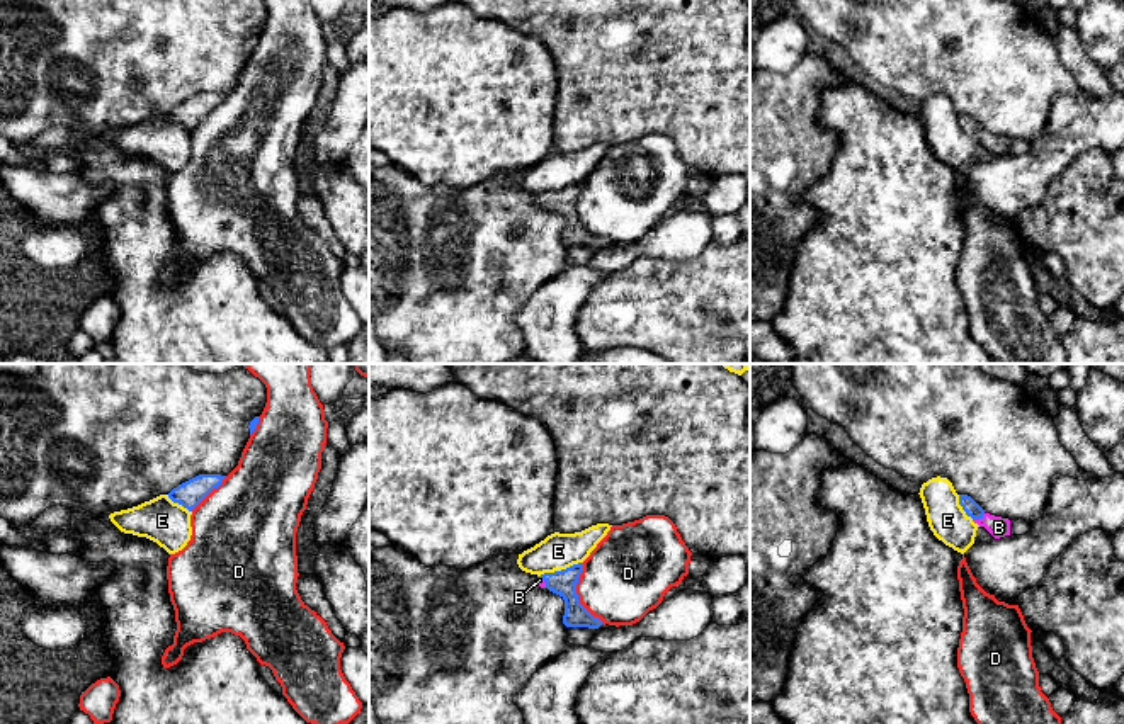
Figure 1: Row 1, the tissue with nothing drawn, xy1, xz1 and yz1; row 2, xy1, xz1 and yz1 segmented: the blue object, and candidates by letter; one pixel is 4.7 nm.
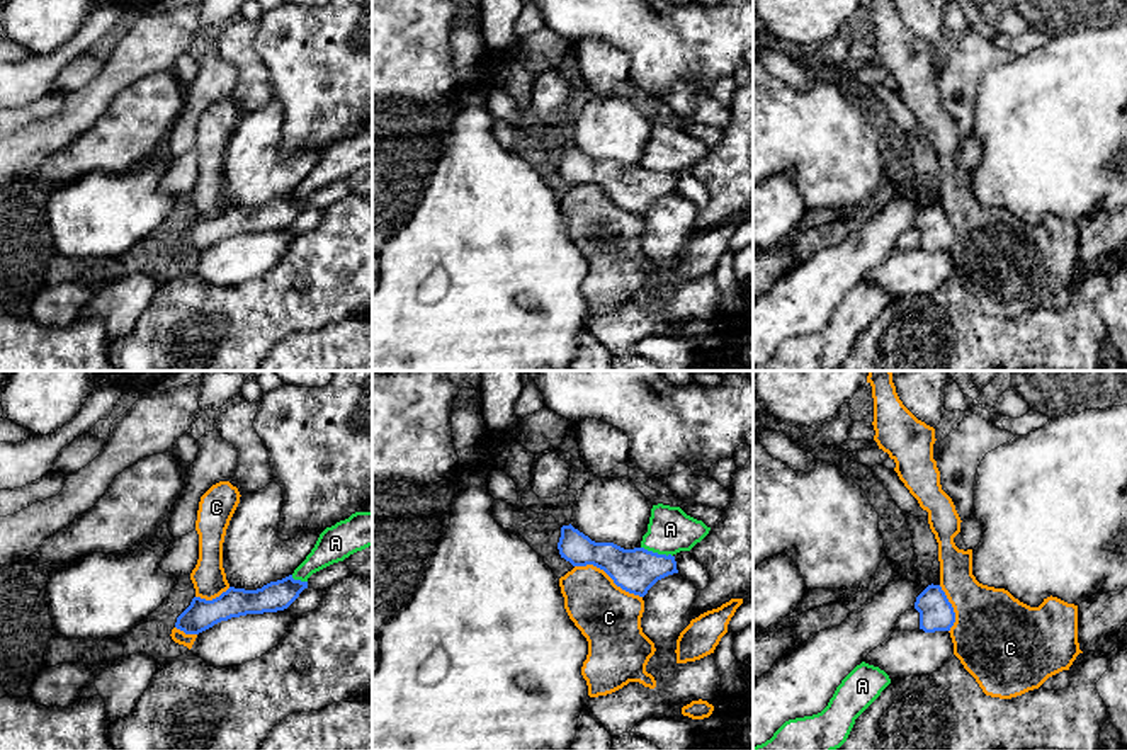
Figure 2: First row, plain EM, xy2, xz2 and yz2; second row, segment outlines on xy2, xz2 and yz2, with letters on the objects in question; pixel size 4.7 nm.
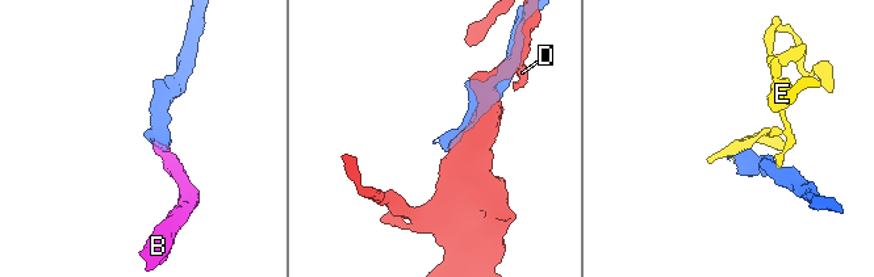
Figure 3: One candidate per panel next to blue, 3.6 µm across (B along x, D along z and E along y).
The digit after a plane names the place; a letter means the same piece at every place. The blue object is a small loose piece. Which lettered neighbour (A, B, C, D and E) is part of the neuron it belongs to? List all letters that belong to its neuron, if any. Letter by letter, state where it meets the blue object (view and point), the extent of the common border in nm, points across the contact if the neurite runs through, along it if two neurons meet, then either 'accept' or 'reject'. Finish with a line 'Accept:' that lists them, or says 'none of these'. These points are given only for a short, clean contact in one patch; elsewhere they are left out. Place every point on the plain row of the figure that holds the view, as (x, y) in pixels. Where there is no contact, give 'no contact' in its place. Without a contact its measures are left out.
A: meets blue in xz2 at (656, 172); contact 160 nm long; reject
B: meets blue in yz1 at (978, 138); contact 70 nm long; runs through yz1 (971, 128), (978, 138), (999, 147); accept
C: meets blue in xz2 at (609, 194); contact 360 nm long; reject
D: meets blue in xz1 at (577, 214); contact 300 nm long; reject
E: meets blue in xz1 at (562, 189); contact 220 nm long; border along xz1 (582, 180), (539, 194); reject
Accept: B

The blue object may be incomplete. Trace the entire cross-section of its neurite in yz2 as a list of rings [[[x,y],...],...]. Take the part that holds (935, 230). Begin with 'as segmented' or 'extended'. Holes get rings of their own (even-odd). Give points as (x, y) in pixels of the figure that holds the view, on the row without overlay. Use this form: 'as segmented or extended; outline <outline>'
as segmented; outline [[[928,204],[915,221],[920,231],[920,248],[925,252],[950,250],[955,231],[940,204]]]

